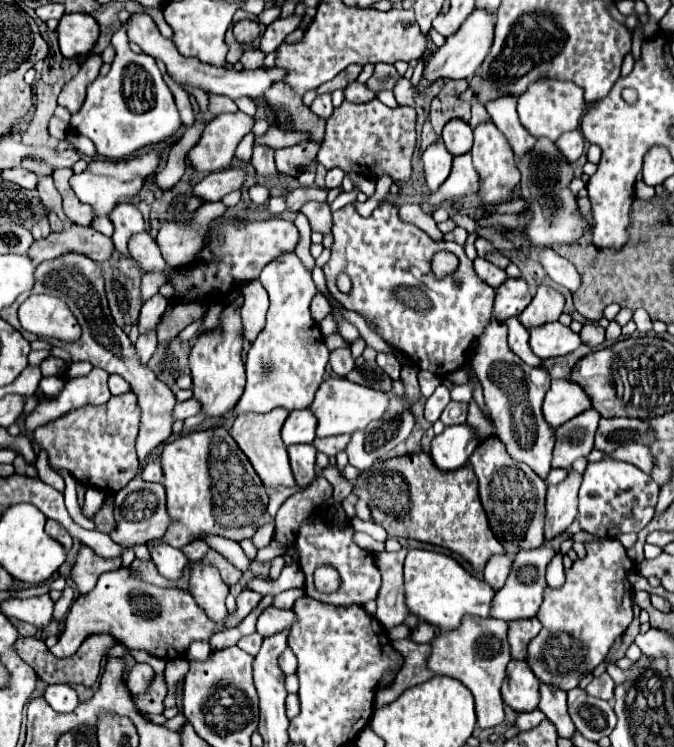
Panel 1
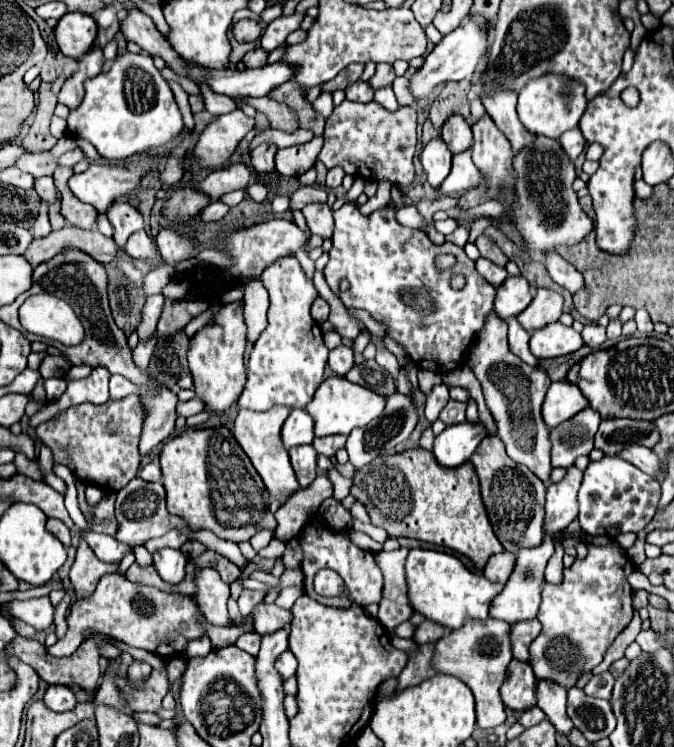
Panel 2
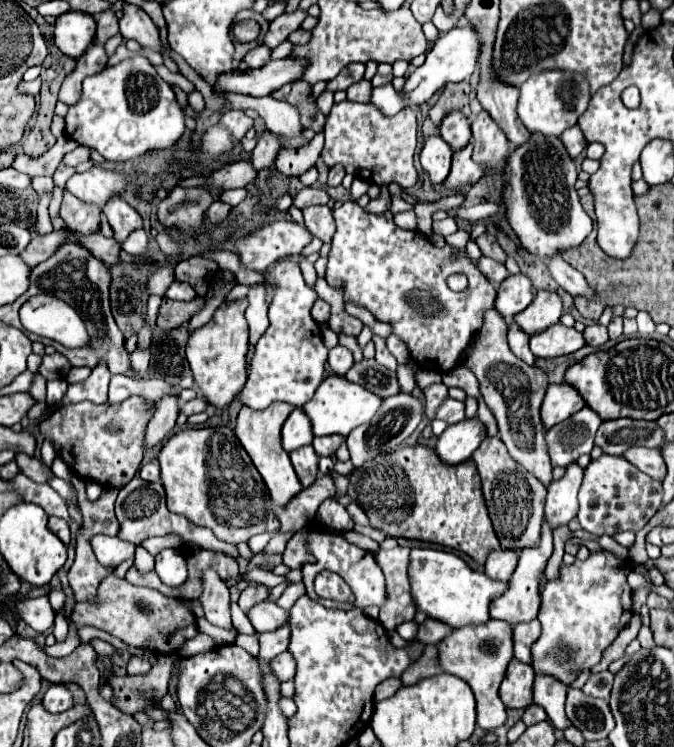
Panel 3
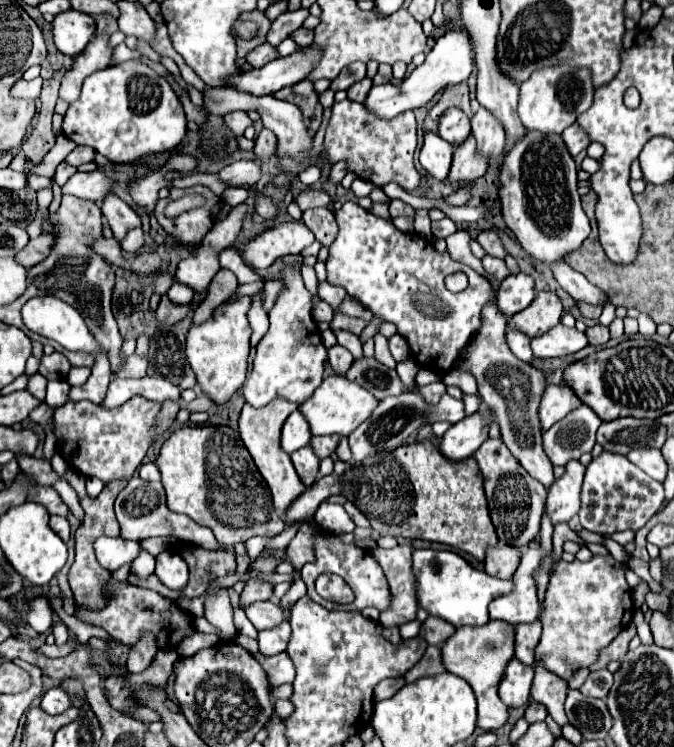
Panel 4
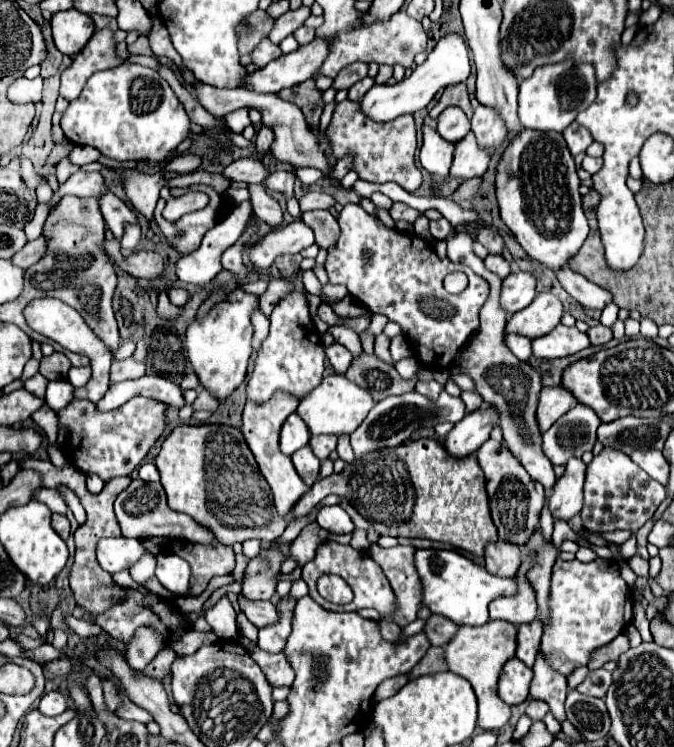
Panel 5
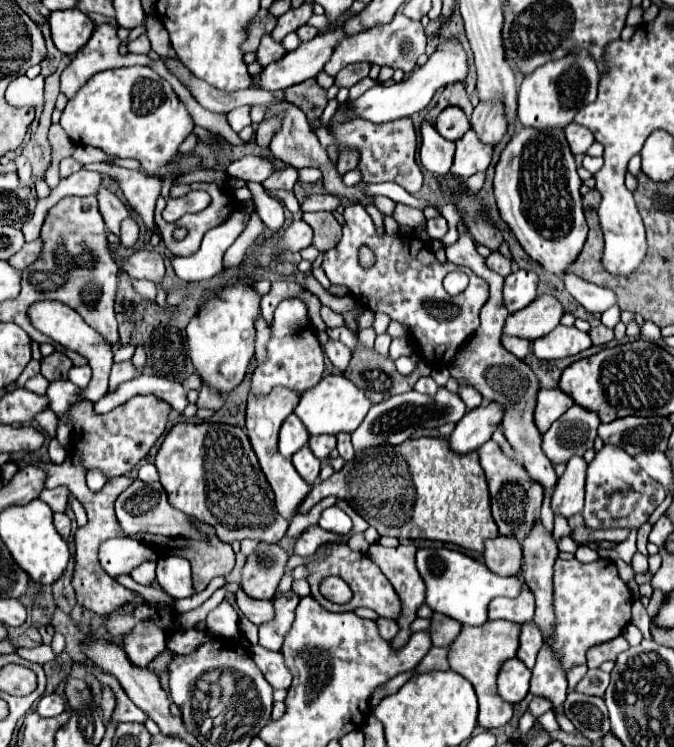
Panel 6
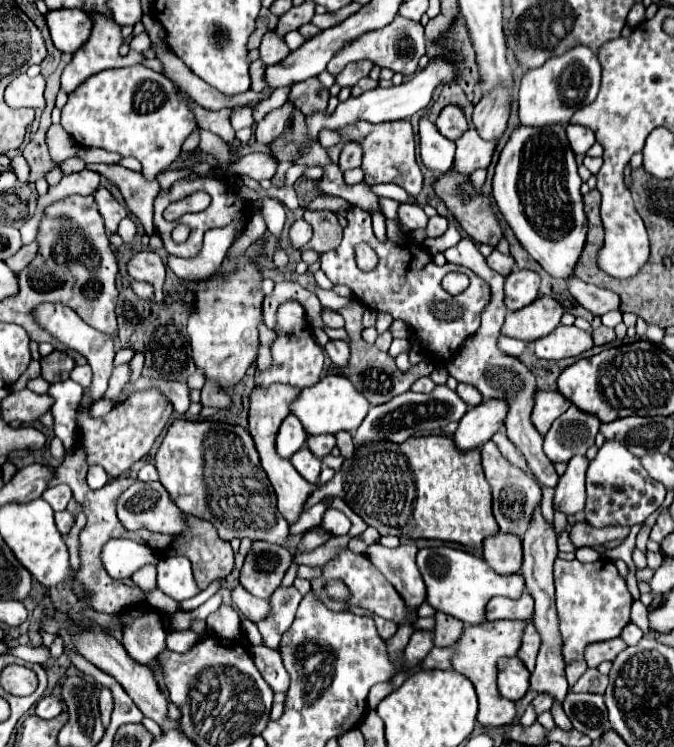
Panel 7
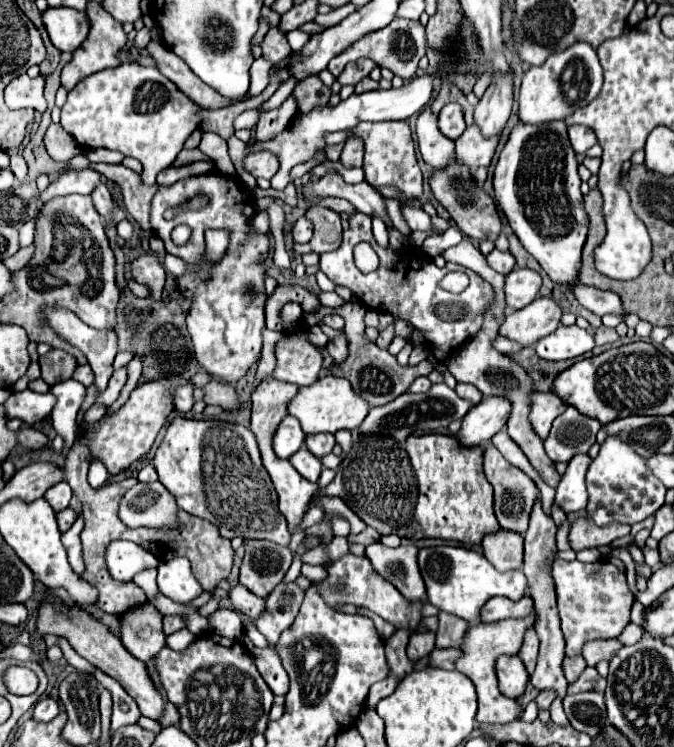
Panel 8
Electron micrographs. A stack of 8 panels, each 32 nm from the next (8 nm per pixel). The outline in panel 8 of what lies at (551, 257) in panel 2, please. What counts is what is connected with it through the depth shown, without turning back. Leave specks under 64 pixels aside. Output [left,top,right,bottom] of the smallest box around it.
[570,280,626,318]

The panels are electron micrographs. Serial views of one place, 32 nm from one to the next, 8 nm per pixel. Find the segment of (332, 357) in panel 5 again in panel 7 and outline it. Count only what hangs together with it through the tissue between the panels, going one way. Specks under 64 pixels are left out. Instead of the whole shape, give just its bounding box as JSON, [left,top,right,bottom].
[324,340,350,368]

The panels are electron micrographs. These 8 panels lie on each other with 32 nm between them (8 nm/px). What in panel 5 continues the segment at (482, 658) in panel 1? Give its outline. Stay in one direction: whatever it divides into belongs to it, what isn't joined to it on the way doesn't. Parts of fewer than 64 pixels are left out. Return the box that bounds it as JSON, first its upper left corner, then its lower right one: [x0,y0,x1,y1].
[444,620,516,730]

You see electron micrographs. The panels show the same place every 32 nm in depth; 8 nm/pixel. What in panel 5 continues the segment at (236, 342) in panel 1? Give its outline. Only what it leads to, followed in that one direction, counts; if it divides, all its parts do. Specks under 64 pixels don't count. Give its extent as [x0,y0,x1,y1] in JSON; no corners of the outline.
[186,288,258,402]

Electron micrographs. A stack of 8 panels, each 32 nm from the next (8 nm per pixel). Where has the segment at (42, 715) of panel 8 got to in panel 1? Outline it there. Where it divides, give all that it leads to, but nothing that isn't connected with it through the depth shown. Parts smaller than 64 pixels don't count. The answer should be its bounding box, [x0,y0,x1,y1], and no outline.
[44,684,78,712]

